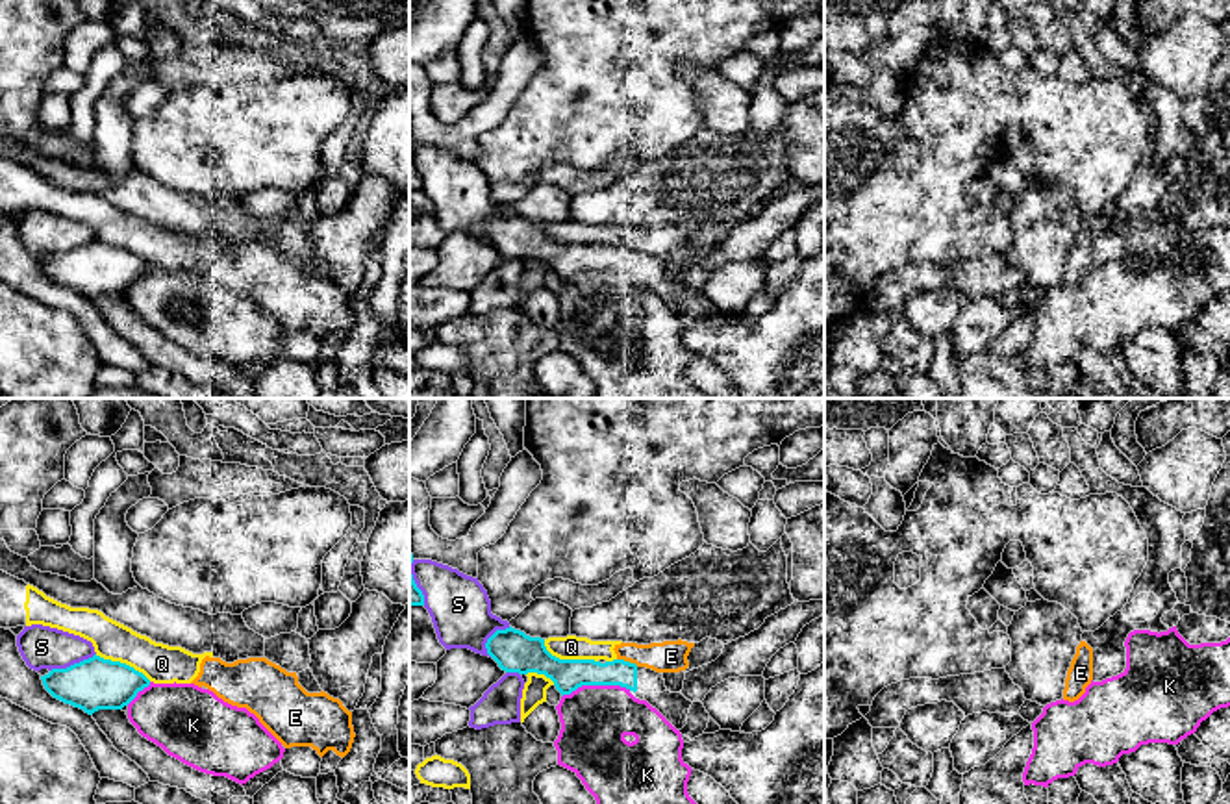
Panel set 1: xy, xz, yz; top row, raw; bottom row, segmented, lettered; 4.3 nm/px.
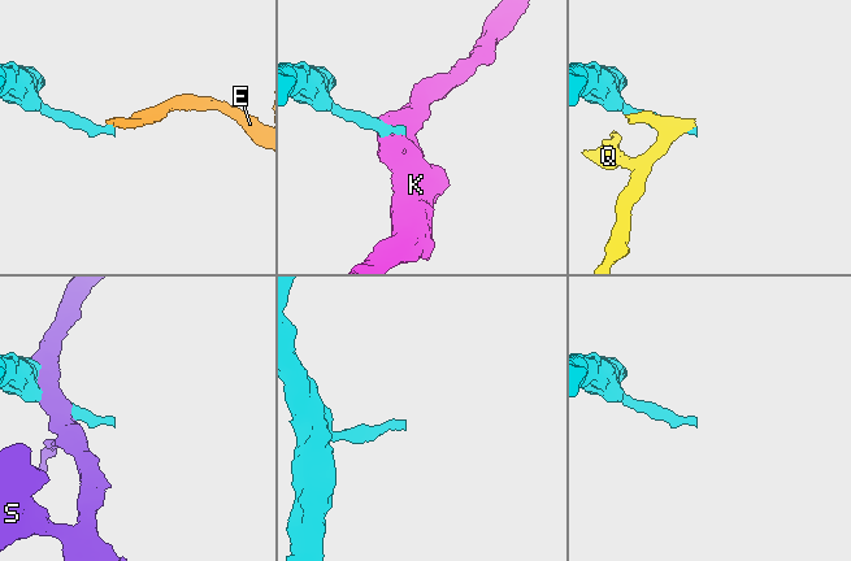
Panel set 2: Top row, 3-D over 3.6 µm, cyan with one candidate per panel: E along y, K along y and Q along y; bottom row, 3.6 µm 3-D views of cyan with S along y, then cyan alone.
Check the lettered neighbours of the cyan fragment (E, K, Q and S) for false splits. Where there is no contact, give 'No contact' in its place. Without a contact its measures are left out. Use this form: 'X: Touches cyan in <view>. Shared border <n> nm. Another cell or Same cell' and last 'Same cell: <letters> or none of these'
E: Touches cyan in xz. Shared border 100 nm. Another cell
K: Touches cyan in xz. Shared border 300 nm. Another cell
Q: Touches cyan in xz. Shared border 260 nm. Another cell
S: Touches cyan in xy. Shared border 220 nm. Another cell
Same cell: none of these

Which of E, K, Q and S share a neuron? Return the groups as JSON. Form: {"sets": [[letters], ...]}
{"sets": [["E", "Q"], ["K"], ["S"]]}

